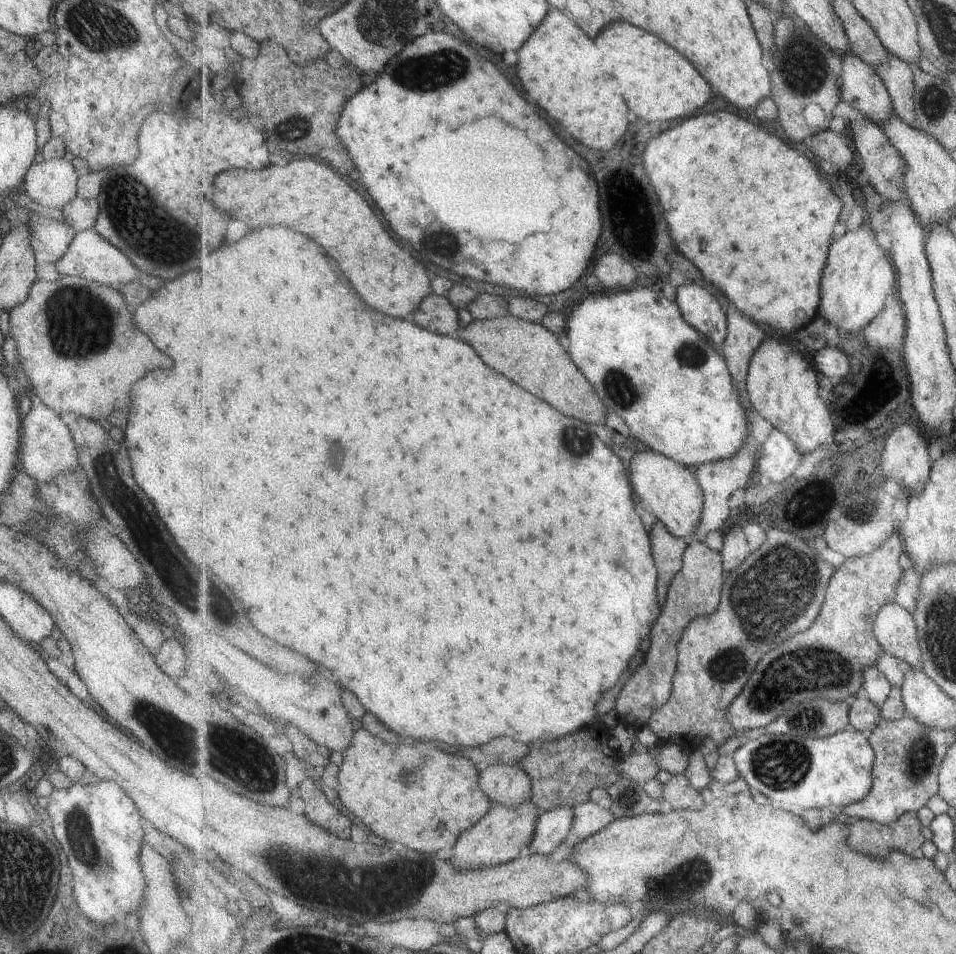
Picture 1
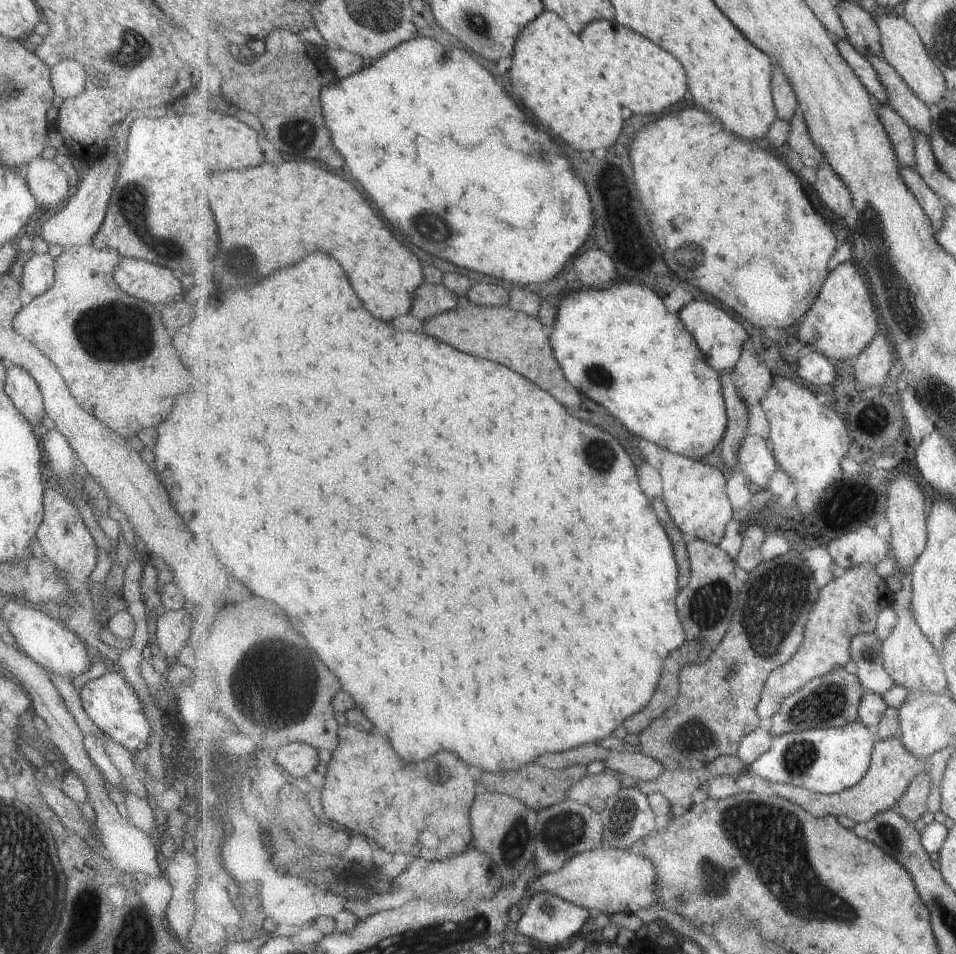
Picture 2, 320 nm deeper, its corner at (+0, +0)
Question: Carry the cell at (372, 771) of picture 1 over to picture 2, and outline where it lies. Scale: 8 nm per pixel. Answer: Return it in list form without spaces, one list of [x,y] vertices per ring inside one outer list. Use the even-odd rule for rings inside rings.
[[[341,726],[337,750],[327,763],[327,786],[321,794],[327,816],[377,840],[393,854],[413,854],[437,862],[458,855],[453,852],[469,850],[473,840],[472,806],[480,789],[469,774],[469,766],[463,766],[457,756],[441,752],[421,766],[407,768],[395,754],[391,740],[380,731]]]

